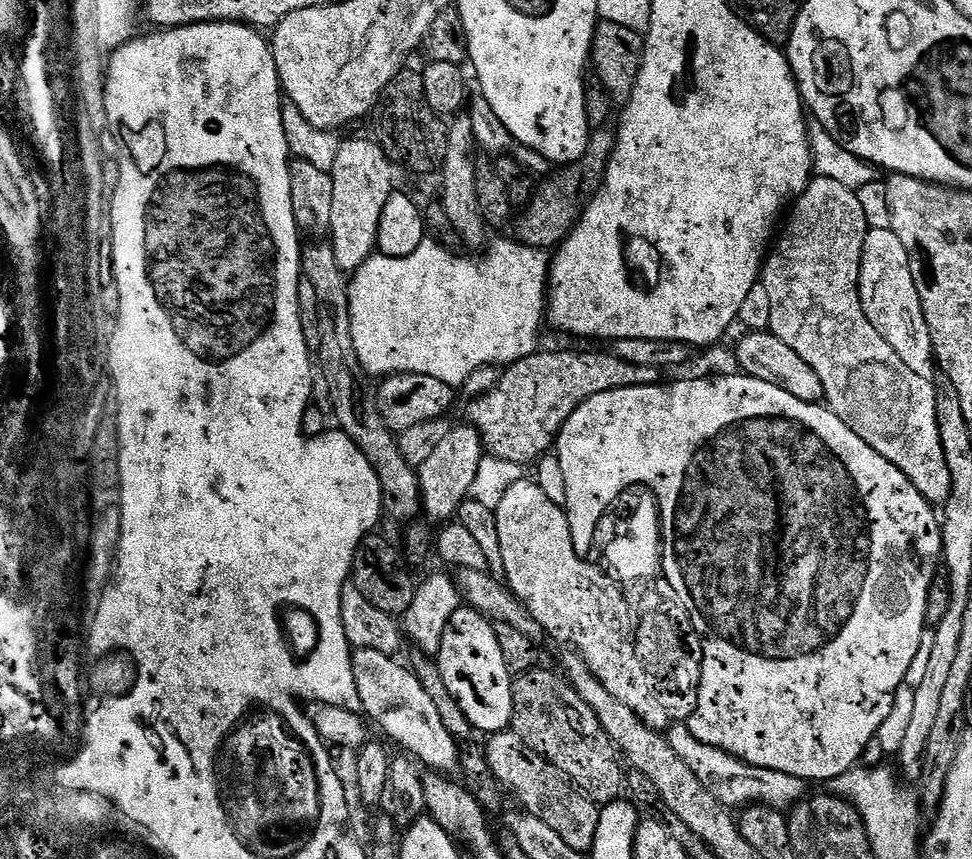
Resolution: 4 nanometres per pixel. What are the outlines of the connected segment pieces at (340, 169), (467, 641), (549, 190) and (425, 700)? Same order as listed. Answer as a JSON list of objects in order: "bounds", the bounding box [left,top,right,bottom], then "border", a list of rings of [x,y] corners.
[{"bounds":[330,139,394,274],"border":[[[345,139],[341,143],[331,170],[334,182],[334,211],[330,214],[330,243],[334,258],[338,258],[340,271],[345,274],[356,272],[377,251],[378,222],[394,191],[392,171],[392,161],[380,149],[375,139]]]},{"bounds":[438,607,514,733],"border":[[[460,607],[442,634],[438,663],[447,689],[477,733],[503,732],[511,725],[514,677],[502,658],[493,621],[473,608]]]},{"bounds":[514,131,616,250],"border":[[[593,131],[588,137],[588,149],[584,151],[581,160],[576,161],[575,164],[557,167],[547,179],[537,183],[532,201],[519,213],[514,224],[515,239],[521,244],[531,248],[555,250],[564,243],[564,239],[579,224],[588,203],[594,199],[596,191],[602,186],[612,151],[616,145],[616,132],[608,131]]]},{"bounds":[353,648,461,774],"border":[[[357,648],[353,651],[354,686],[358,686],[359,707],[373,725],[380,724],[381,730],[394,743],[401,744],[405,748],[401,749],[425,769],[452,774],[452,771],[456,772],[461,767],[458,741],[446,730],[433,699],[422,688],[422,682],[410,667],[402,666],[398,661],[378,650]]]}]

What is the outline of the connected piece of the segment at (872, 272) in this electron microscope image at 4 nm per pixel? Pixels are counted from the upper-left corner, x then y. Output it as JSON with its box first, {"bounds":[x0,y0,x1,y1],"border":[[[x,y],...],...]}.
{"bounds":[860,226,938,380],"border":[[[872,226],[868,229],[860,267],[860,301],[862,310],[866,310],[866,318],[870,318],[874,330],[878,330],[878,334],[882,334],[882,338],[894,346],[898,358],[902,358],[902,362],[906,362],[914,374],[932,380],[937,375],[938,365],[932,352],[926,318],[922,314],[918,286],[914,286],[914,274],[910,270],[906,246],[902,246],[902,238],[894,234],[891,226]]]}

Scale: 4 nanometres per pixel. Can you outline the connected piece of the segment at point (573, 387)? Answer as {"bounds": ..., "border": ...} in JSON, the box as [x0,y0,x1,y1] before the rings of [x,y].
{"bounds":[467,350,662,466],"border":[[[538,350],[503,369],[499,382],[484,396],[469,399],[467,423],[478,430],[485,453],[505,462],[518,462],[528,466],[540,460],[555,445],[556,437],[564,423],[590,398],[614,390],[641,388],[647,384],[658,384],[662,380],[661,369],[650,366],[634,366],[618,358],[611,350],[604,352],[544,352]]]}

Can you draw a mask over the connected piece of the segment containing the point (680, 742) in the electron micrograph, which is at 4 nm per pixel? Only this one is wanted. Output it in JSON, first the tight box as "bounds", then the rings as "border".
{"bounds":[666,723,801,810],"border":[[[685,723],[673,724],[666,732],[672,744],[680,749],[682,759],[688,761],[691,772],[698,774],[698,782],[718,798],[729,810],[740,810],[749,804],[765,804],[771,808],[787,809],[801,799],[798,781],[790,774],[782,774],[778,770],[766,770],[762,766],[750,766],[714,746],[706,746],[706,742],[698,742],[688,734]]]}

